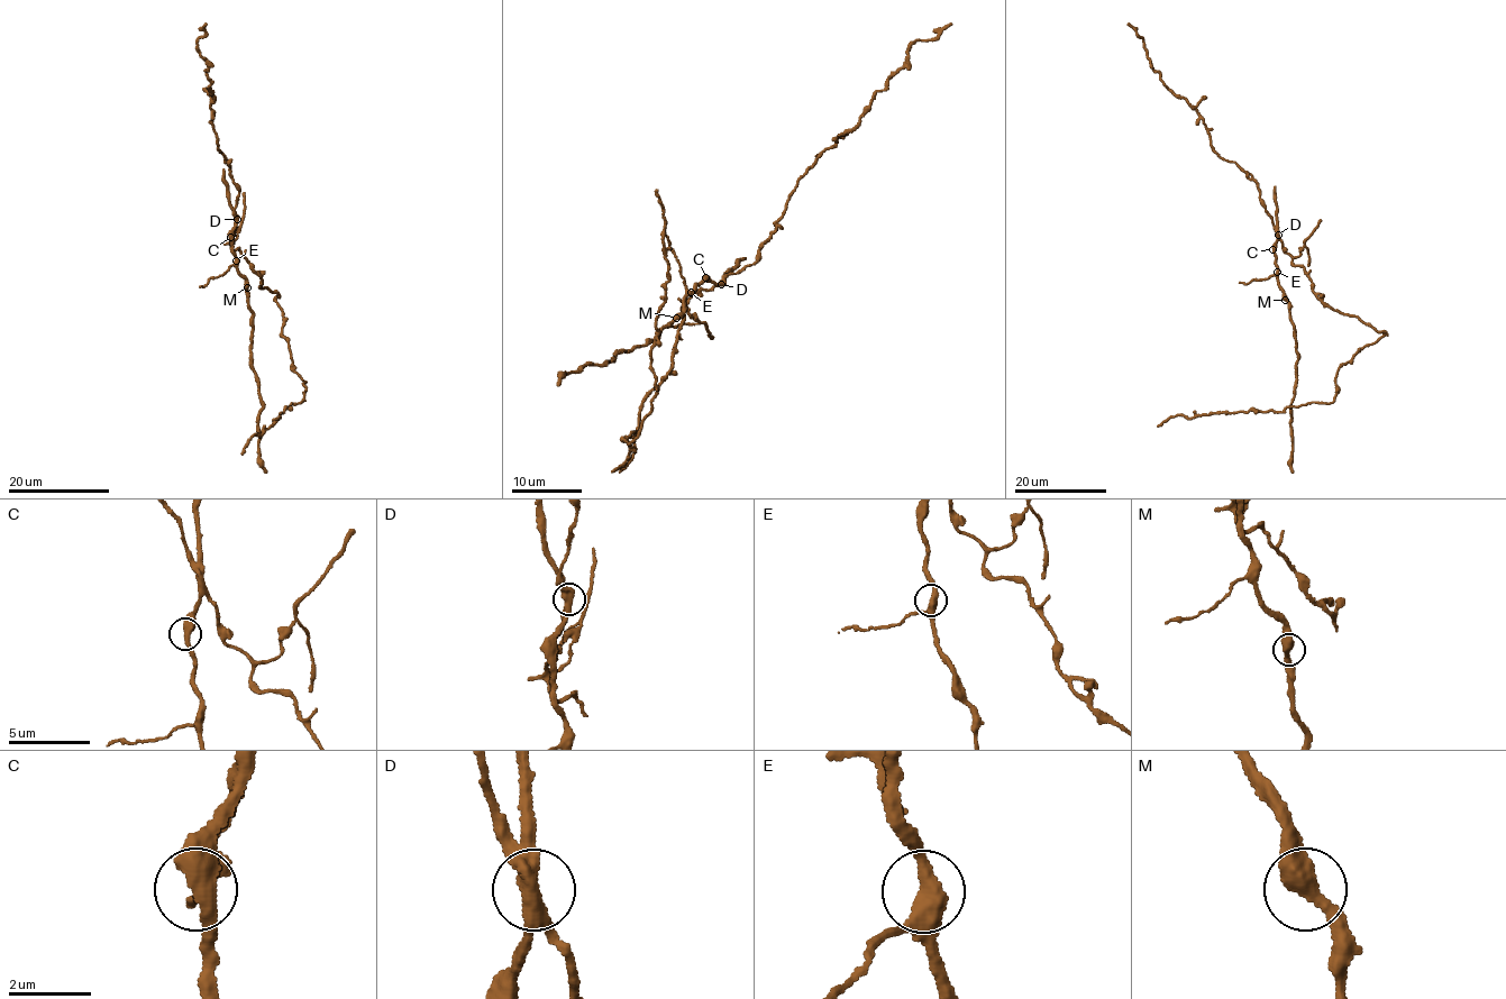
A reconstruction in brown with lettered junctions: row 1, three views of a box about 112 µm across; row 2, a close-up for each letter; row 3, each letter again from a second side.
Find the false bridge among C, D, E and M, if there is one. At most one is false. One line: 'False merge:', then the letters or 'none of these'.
False merge: D

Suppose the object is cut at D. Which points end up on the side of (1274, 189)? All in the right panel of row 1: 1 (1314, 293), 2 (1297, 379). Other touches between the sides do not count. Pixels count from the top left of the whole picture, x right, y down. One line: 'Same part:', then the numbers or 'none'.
Same part: 2

